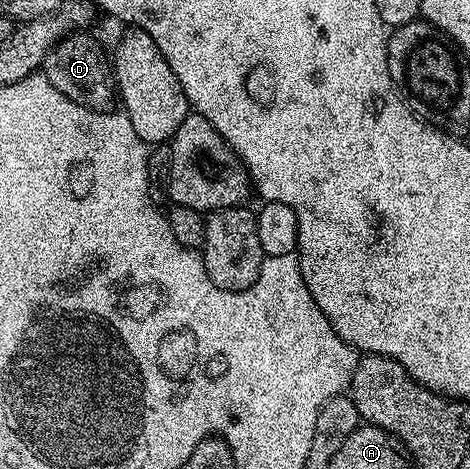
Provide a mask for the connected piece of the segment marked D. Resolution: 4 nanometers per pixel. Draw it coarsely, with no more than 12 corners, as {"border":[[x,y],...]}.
{"border":[[68,33],[41,74],[65,97],[107,109],[117,95],[109,55]]}

